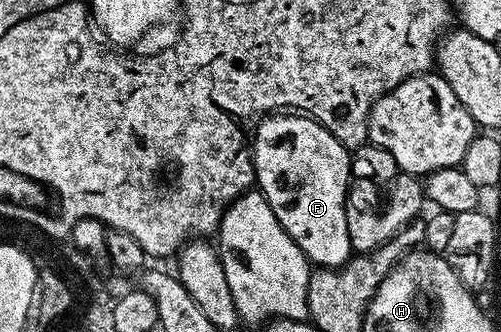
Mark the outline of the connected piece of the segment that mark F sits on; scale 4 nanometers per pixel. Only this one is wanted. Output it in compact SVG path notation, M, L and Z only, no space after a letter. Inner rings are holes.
M277 115L270 120L264 145L254 159L258 192L273 207L273 215L301 247L312 266L338 269L353 256L347 226L347 191L352 184L351 153L324 125L306 115Z

